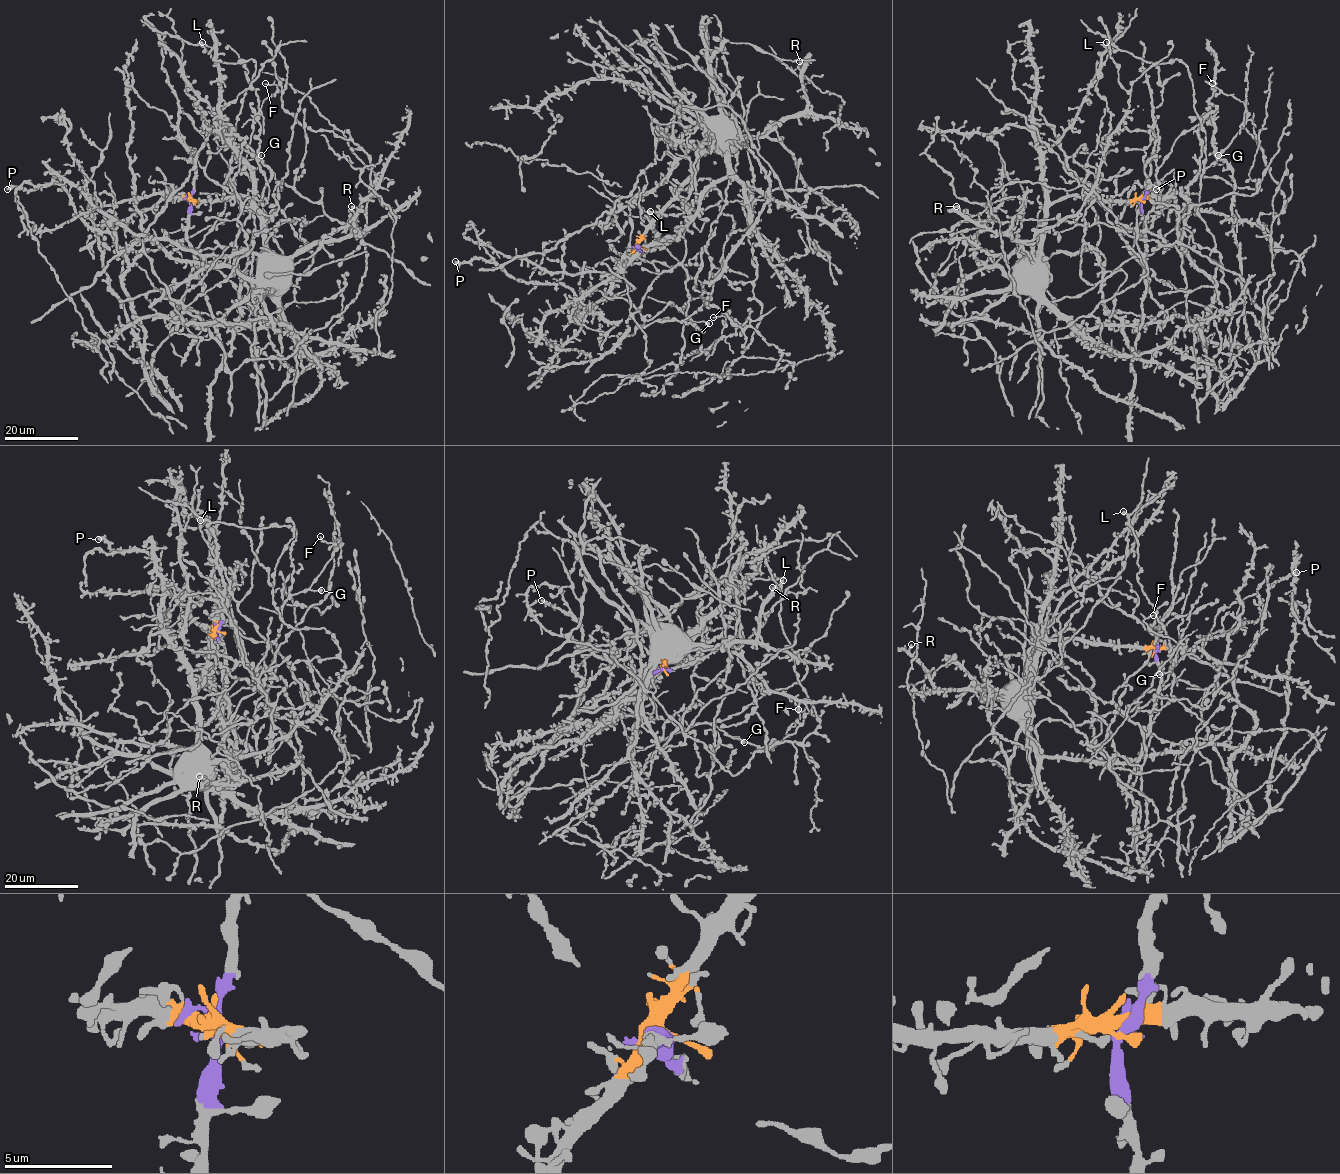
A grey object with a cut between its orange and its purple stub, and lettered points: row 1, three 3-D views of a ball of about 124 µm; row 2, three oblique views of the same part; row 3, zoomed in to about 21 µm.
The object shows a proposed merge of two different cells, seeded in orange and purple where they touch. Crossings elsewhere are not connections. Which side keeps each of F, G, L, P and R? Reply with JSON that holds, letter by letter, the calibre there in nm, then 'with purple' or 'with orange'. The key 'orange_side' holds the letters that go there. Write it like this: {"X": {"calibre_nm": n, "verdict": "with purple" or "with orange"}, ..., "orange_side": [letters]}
{"F": {"calibre_nm": 140, "verdict": "with purple"}, "G": {"calibre_nm": 550, "verdict": "with purple"}, "L": {"calibre_nm": 500, "verdict": "with purple"}, "P": {"calibre_nm": 480, "verdict": "with purple"}, "R": {"calibre_nm": 440, "verdict": "with orange"}, "orange_side": ["R"]}

